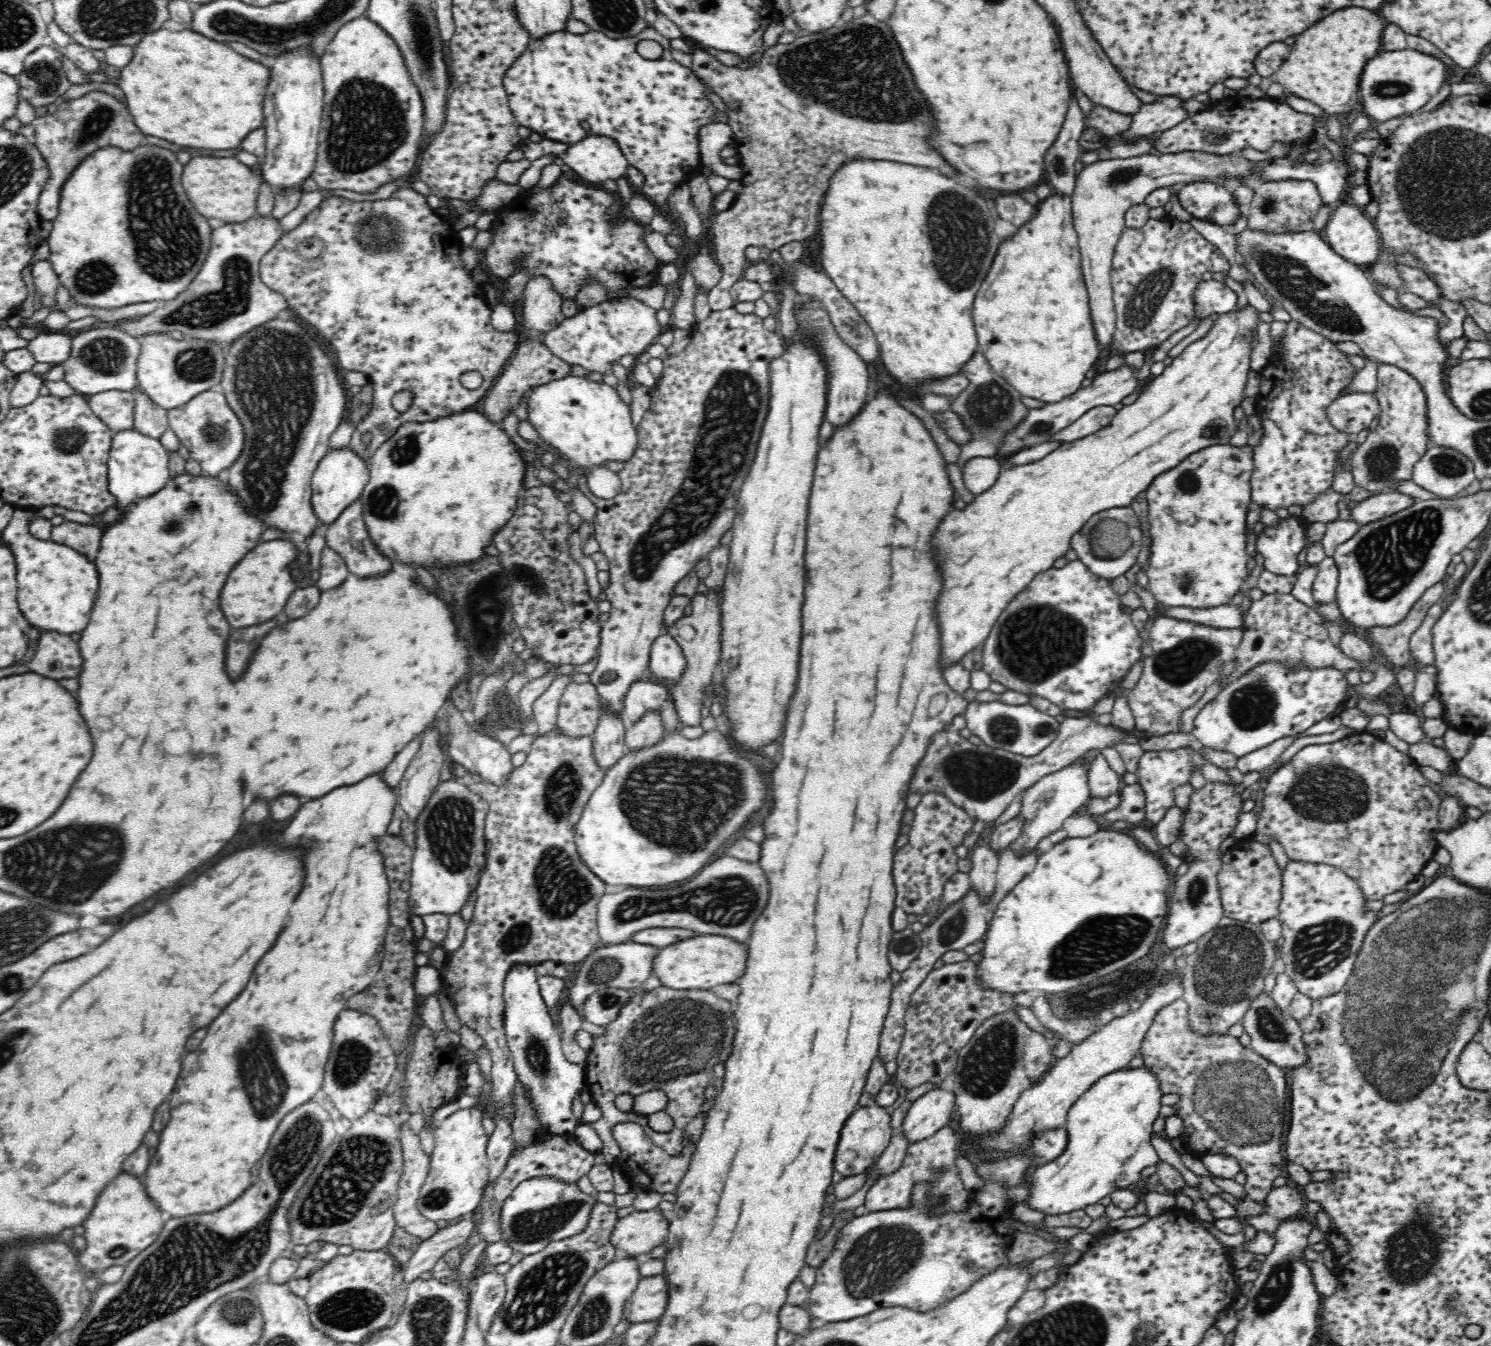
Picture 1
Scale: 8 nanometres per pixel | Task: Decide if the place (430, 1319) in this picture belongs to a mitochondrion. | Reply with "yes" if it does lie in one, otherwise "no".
yes

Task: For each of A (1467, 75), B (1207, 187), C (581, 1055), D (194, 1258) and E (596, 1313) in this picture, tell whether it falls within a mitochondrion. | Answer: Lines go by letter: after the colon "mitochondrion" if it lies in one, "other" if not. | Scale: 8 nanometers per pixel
A: other
B: other
C: other
D: mitochondrion
E: mitochondrion

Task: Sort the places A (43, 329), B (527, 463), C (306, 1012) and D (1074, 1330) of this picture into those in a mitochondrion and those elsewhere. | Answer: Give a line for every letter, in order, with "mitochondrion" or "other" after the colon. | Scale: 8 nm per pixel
A: other
B: other
C: other
D: mitochondrion

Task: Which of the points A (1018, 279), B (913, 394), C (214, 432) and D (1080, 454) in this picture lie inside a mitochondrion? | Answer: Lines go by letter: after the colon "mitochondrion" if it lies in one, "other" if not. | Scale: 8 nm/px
A: other
B: other
C: mitochondrion
D: other

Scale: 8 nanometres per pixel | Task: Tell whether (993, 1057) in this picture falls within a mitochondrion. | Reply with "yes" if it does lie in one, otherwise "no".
yes

